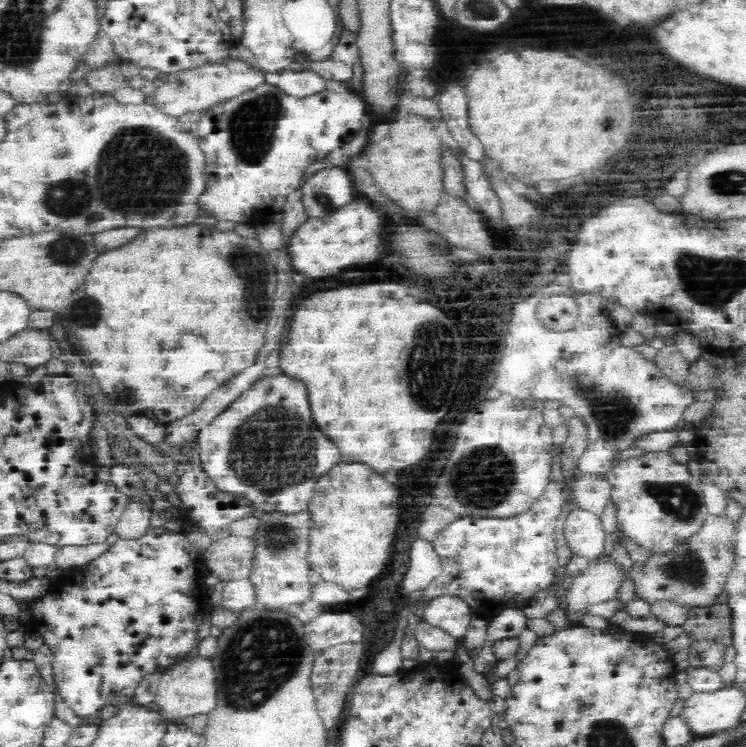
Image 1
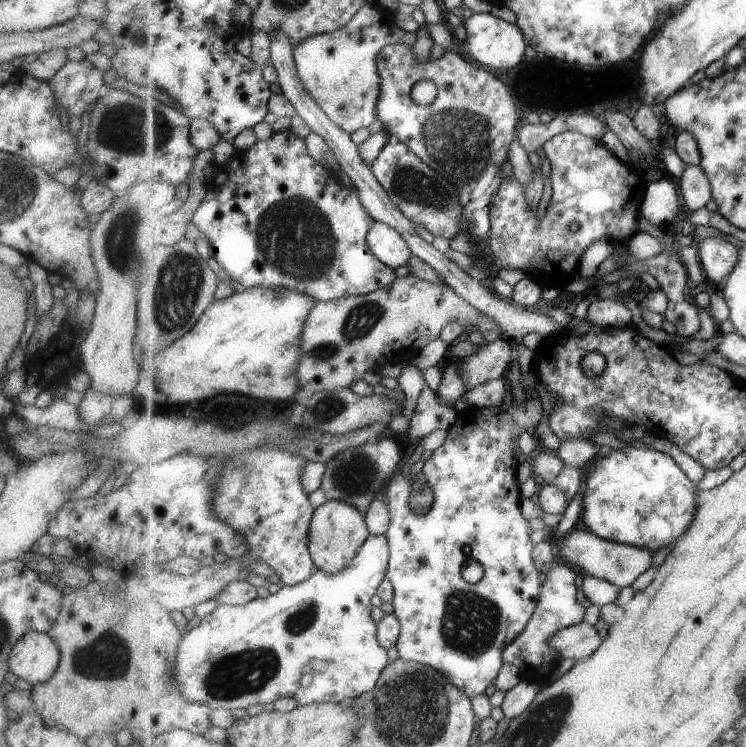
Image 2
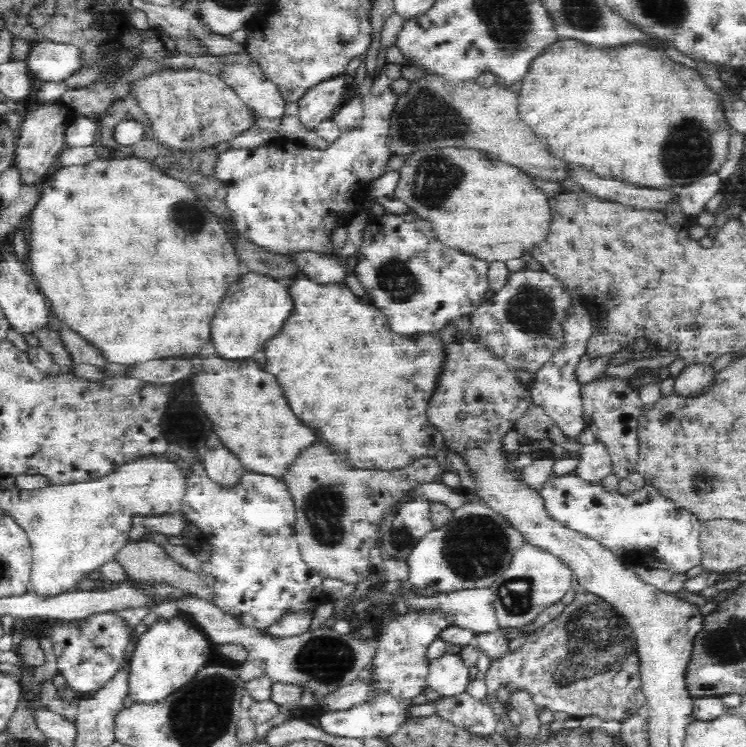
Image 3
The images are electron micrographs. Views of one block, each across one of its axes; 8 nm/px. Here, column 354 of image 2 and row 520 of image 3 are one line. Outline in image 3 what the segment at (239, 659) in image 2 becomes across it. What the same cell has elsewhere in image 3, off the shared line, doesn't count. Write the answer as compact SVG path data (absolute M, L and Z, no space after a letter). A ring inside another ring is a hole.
M576 471L562 476L550 476L541 488L544 505L557 522L571 530L600 542L611 554L622 560L626 556L636 557L637 563L648 568L668 570L674 574L686 574L688 570L701 565L700 550L701 521L692 511L680 507L648 483L628 494L620 494L618 488L608 490L602 483L584 480Z

